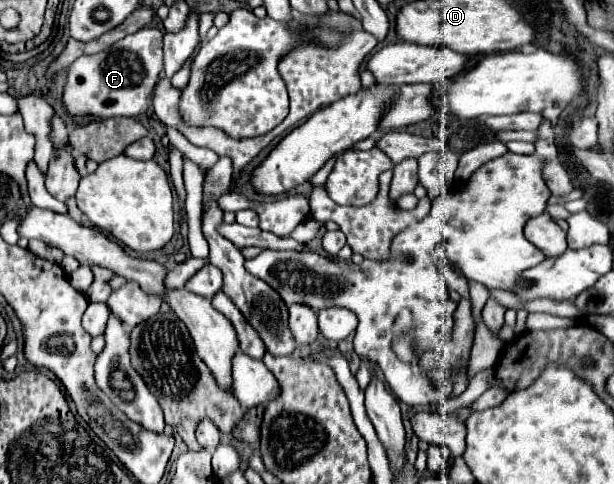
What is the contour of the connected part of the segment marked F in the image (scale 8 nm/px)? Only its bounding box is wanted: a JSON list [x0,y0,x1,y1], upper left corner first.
[62,28,162,118]

